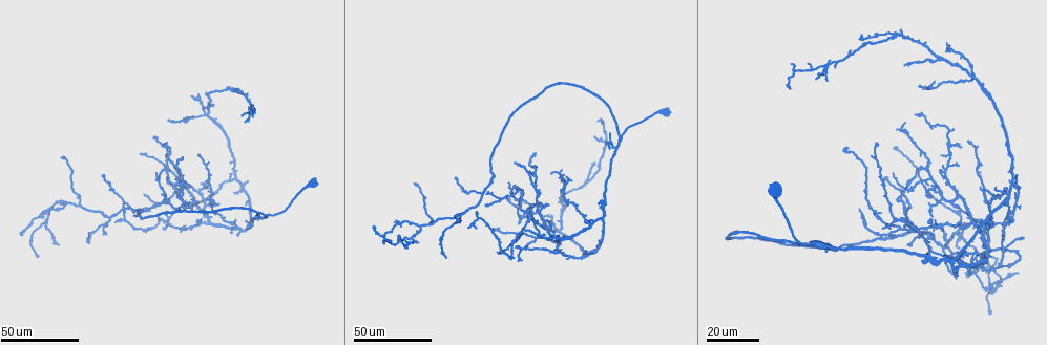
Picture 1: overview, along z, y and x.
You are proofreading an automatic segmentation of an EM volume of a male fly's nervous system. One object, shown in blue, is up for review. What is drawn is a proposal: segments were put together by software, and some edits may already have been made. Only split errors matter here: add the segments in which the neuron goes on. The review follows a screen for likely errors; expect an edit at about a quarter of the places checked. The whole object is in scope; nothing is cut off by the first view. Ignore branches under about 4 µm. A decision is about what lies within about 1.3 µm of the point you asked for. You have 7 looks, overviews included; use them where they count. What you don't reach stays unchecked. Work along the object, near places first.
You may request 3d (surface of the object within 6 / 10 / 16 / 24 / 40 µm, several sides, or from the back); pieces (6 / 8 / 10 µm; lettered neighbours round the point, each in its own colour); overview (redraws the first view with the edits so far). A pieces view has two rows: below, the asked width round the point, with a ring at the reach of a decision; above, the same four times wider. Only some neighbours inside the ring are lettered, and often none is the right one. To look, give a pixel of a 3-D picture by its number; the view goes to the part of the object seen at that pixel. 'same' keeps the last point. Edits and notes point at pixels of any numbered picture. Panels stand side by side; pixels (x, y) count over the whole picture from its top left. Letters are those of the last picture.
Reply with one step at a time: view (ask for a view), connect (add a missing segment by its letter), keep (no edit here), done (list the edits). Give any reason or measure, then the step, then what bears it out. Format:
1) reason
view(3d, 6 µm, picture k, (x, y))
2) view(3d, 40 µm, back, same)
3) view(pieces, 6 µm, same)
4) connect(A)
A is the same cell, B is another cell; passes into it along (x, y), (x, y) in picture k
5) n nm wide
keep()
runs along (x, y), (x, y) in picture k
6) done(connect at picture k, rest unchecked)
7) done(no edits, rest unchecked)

free end
view(3d, 40 µm, picture 1, (1012, 223))

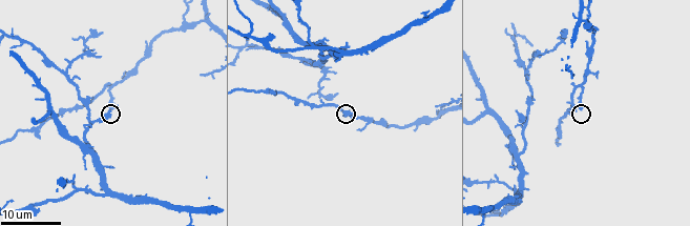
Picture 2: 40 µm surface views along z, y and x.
what lies round it
view(pieces, 10 µm, picture 2, (583, 109))

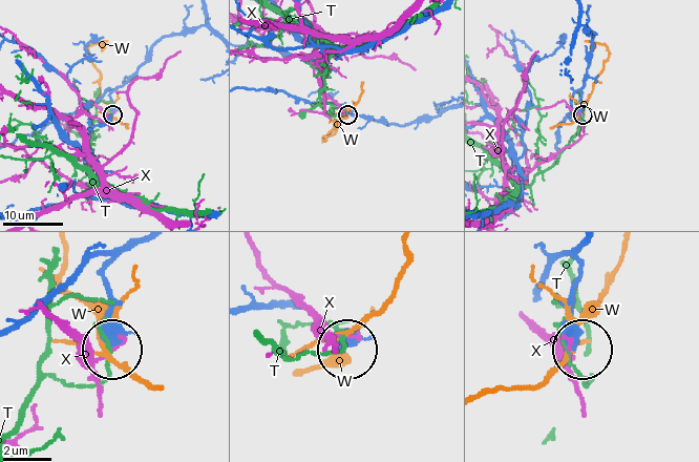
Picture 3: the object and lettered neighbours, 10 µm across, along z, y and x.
keep()
T, W and X are other cells; runs along (583, 249), (570, 303), (576, 349) in picture 3; none of them fits

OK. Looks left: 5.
tapers out
view(3d, 40 µm, picture 1, (522, 191))

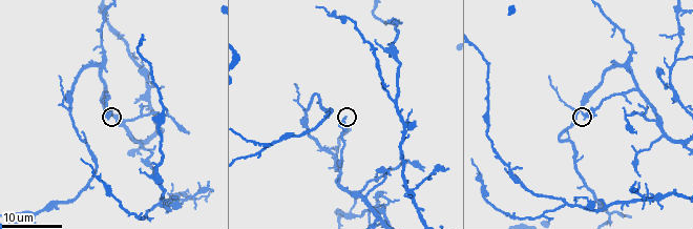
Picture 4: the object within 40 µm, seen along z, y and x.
view(pieces, 8 µm, picture 4, (581, 112))

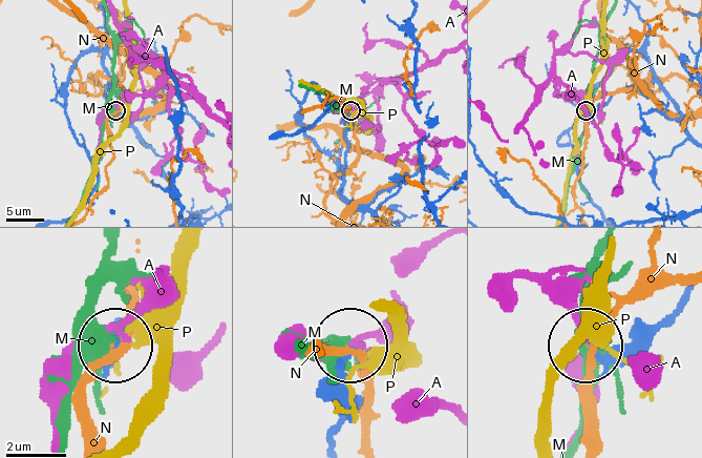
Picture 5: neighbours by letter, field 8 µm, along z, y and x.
keep()
A, M, N and P are other cells; none of them fits

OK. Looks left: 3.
branch stops here
view(3d, 16 µm, picture 4, (375, 196))

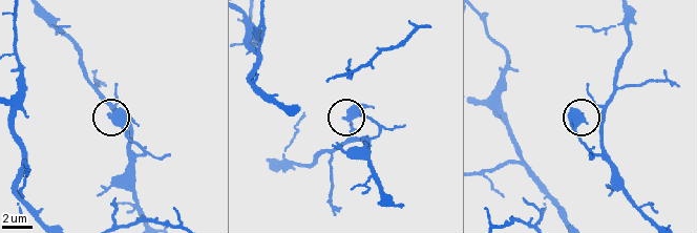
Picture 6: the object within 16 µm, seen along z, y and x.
what lies round it
view(pieces, 10 µm, picture 6, (345, 117))

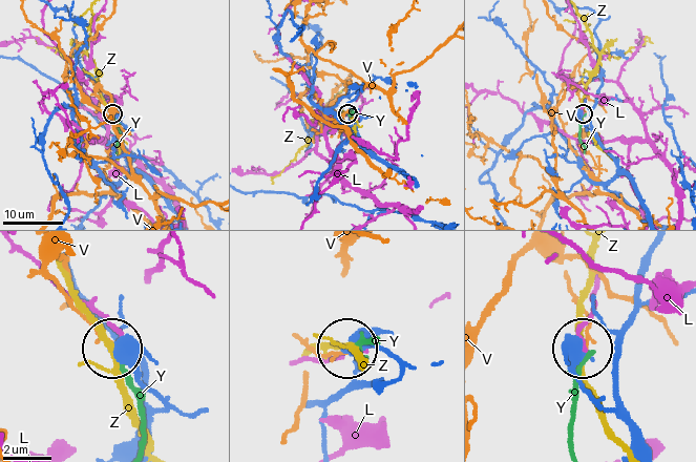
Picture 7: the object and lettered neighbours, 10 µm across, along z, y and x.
500 nm wide
keep()
L, V, Y and Z are other cells; none of them fits

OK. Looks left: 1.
done(no edits, rest unchecked)

